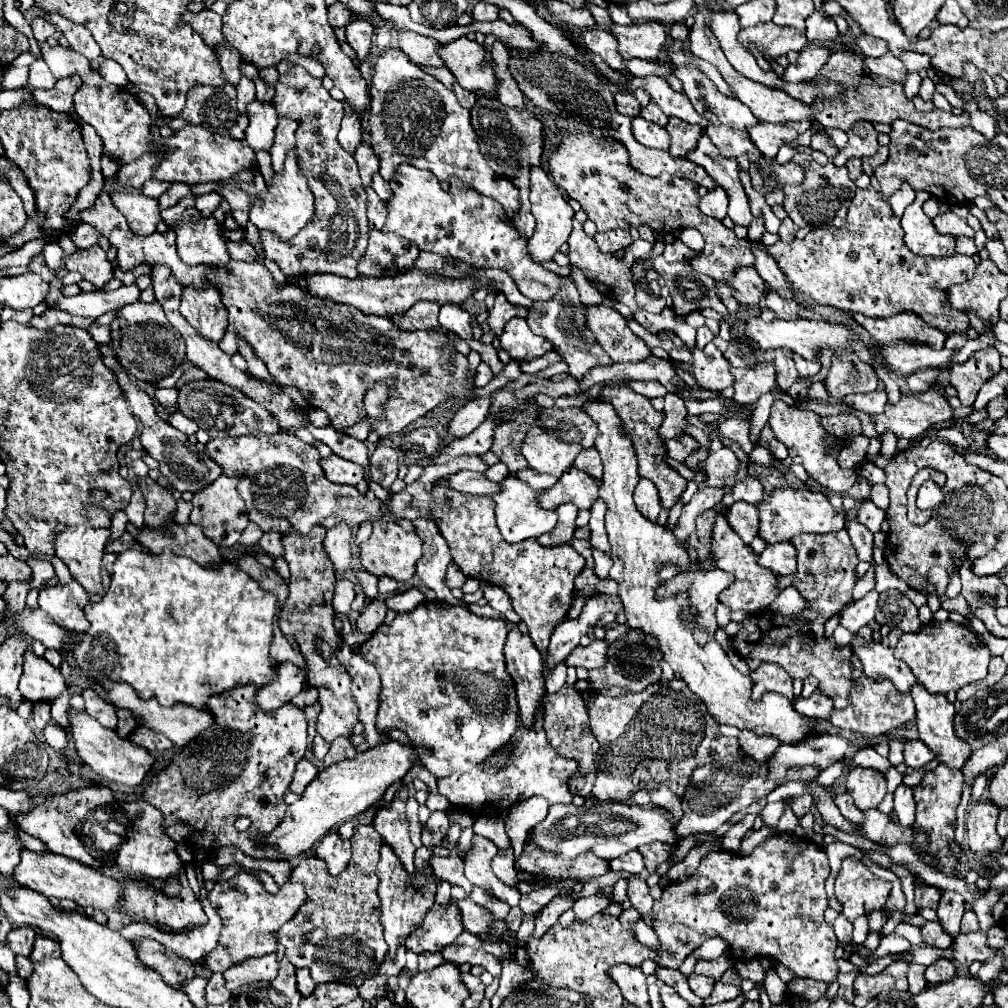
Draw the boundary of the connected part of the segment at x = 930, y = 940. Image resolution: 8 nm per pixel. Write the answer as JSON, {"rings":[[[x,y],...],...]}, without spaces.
{"rings":[[[926,922],[920,928],[920,932],[922,932],[924,942],[930,944],[930,946],[936,946],[936,948],[948,948],[948,946],[952,946],[950,934],[946,934],[944,928],[938,922]]]}

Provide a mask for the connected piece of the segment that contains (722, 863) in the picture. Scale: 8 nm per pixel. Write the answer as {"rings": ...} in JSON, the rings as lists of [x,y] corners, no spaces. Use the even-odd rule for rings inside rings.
{"rings":[[[778,832],[774,836],[770,836],[766,842],[762,842],[758,848],[754,848],[752,854],[744,856],[744,854],[736,854],[736,852],[710,852],[702,864],[698,866],[698,870],[684,882],[670,882],[662,896],[658,900],[654,901],[654,930],[656,934],[660,934],[660,942],[662,942],[662,958],[658,958],[658,964],[666,966],[666,968],[680,968],[680,964],[684,962],[684,958],[694,952],[706,938],[722,938],[728,946],[728,952],[732,952],[734,960],[752,960],[752,958],[762,958],[762,956],[768,956],[780,964],[784,964],[788,970],[794,972],[794,976],[800,976],[800,978],[812,978],[812,980],[818,980],[818,982],[824,982],[824,984],[832,984],[834,978],[838,976],[838,964],[836,964],[836,948],[838,948],[838,938],[834,934],[834,928],[824,920],[824,910],[828,908],[828,900],[826,900],[826,892],[824,892],[824,882],[826,878],[830,876],[830,864],[828,864],[828,854],[824,852],[822,846],[814,844],[812,840],[808,838],[800,838],[792,832]]]}

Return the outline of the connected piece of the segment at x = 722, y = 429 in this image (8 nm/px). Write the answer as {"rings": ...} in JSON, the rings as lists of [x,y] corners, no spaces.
{"rings":[[[730,417],[728,420],[716,422],[716,430],[720,436],[738,443],[745,454],[749,455],[754,447],[749,437],[750,423],[743,423],[748,421],[738,419],[740,418]]]}

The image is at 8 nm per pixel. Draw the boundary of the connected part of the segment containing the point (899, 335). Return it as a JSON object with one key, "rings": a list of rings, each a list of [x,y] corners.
{"rings":[[[846,312],[852,322],[866,328],[872,338],[880,344],[892,344],[894,340],[914,340],[914,342],[928,342],[932,348],[942,348],[946,336],[938,332],[938,328],[930,328],[920,316],[914,312],[900,312],[892,318],[864,318],[858,312]]]}

